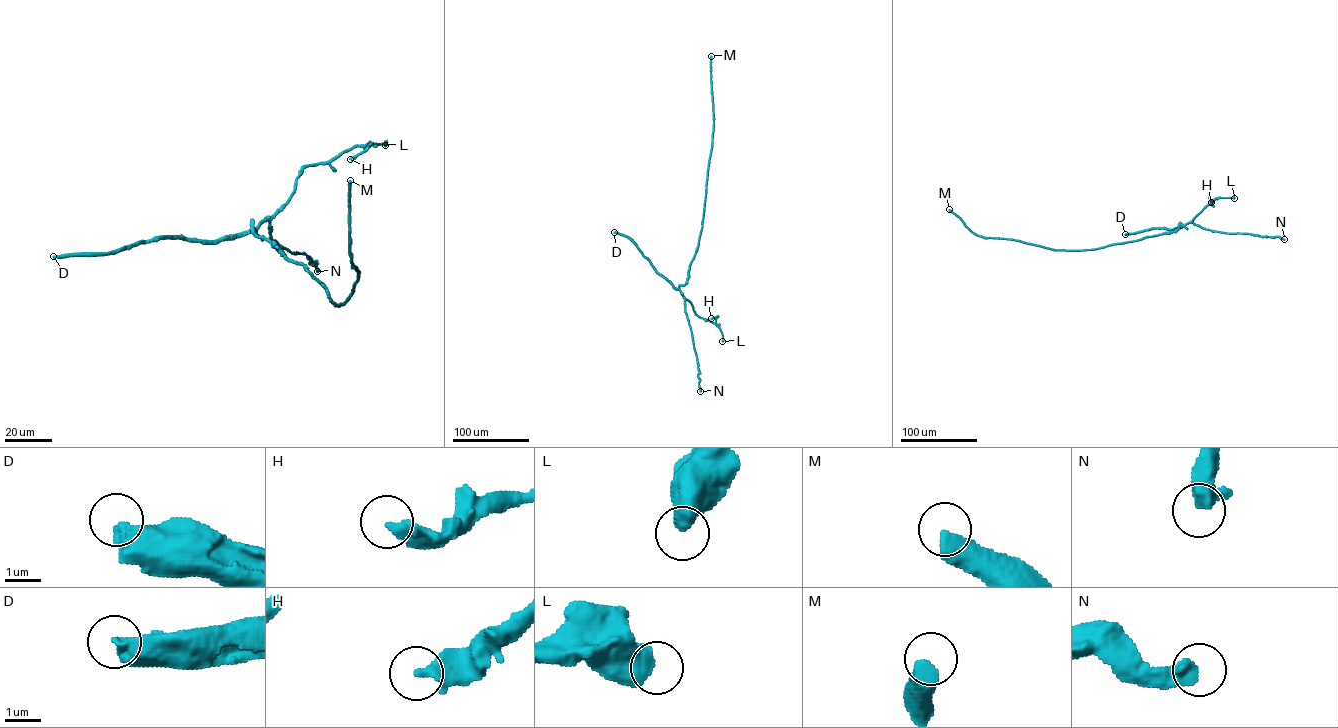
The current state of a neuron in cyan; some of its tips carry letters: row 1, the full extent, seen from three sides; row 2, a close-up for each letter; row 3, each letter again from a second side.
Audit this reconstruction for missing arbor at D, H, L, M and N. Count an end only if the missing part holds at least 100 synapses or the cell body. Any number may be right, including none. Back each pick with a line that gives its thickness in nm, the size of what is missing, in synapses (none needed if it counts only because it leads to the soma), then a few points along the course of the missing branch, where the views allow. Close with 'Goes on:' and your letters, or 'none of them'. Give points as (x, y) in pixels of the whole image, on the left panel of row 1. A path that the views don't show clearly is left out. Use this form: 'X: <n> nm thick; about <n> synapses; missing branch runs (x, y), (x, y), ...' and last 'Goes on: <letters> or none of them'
M: 650 nm thick; about 300 synapses
Goes on: M

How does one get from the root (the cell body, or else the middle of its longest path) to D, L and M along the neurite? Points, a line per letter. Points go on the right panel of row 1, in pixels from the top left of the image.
D: (1122, 243), (1170, 233), (1182, 226), (1125, 234)
L: (1122, 243), (1173, 232), (1180, 224), (1190, 222), (1215, 198), (1234, 198)
M: (1122, 243), (1091, 249), (1062, 250), (1014, 240), (985, 238), (973, 233), (949, 209)

